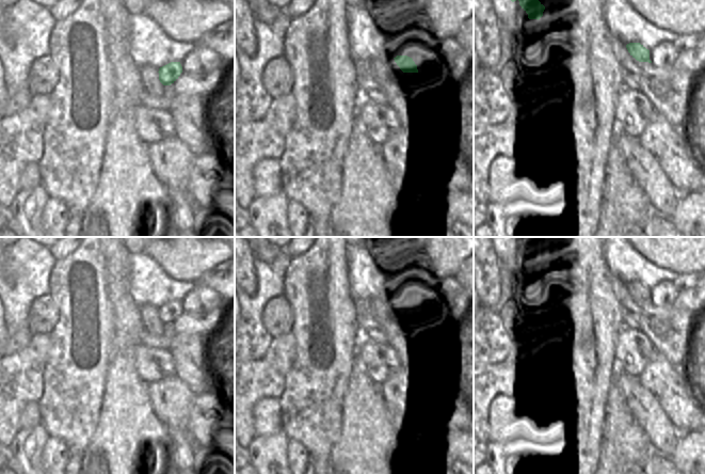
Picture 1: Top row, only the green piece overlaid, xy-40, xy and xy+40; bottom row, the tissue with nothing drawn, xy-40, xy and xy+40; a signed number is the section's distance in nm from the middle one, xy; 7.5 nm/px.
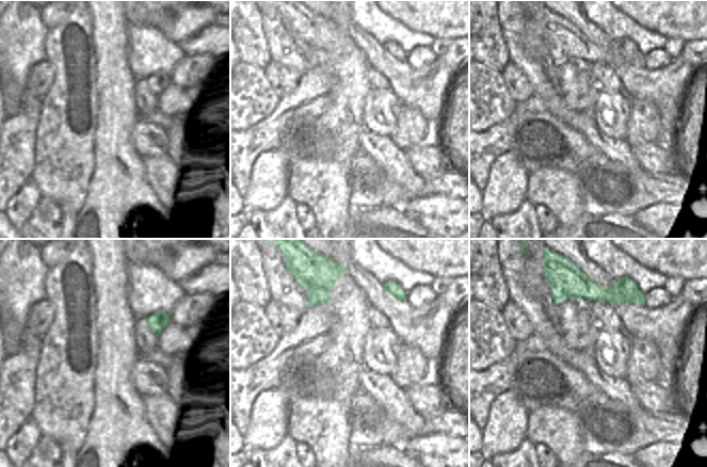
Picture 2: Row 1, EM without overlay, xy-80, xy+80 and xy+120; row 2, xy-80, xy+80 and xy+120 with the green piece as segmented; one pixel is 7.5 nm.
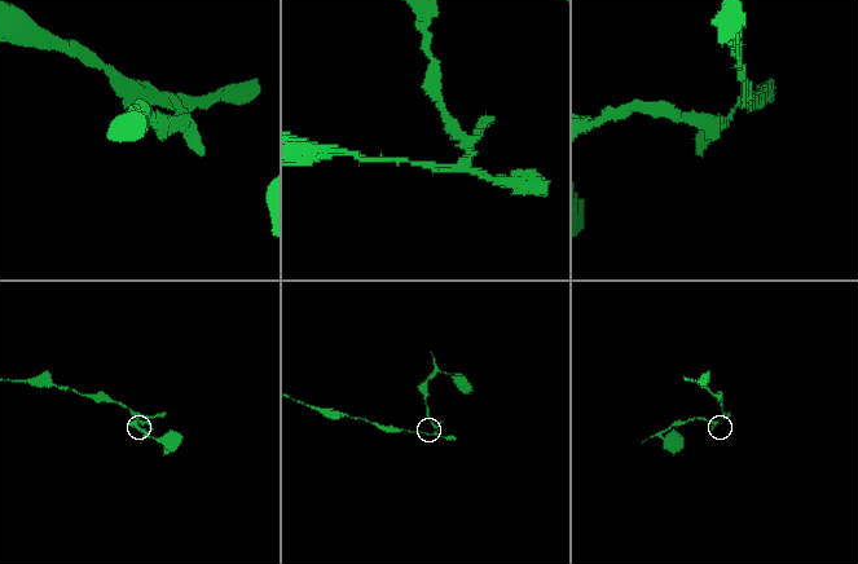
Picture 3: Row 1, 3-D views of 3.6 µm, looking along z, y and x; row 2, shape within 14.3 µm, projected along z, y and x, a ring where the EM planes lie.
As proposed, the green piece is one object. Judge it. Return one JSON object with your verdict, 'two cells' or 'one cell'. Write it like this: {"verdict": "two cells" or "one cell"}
{"verdict": "two cells"}

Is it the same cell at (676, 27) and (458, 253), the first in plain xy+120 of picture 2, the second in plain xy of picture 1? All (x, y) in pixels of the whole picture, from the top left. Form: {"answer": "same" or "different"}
{"answer": "same"}

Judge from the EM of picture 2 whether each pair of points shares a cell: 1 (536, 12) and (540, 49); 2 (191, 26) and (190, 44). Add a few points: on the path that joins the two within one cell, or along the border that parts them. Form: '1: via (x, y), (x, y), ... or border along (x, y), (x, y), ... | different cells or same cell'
1: via (535, 21), (535, 39) | same cell
2: border along (212, 25), (207, 25), (176, 43) | different cells

